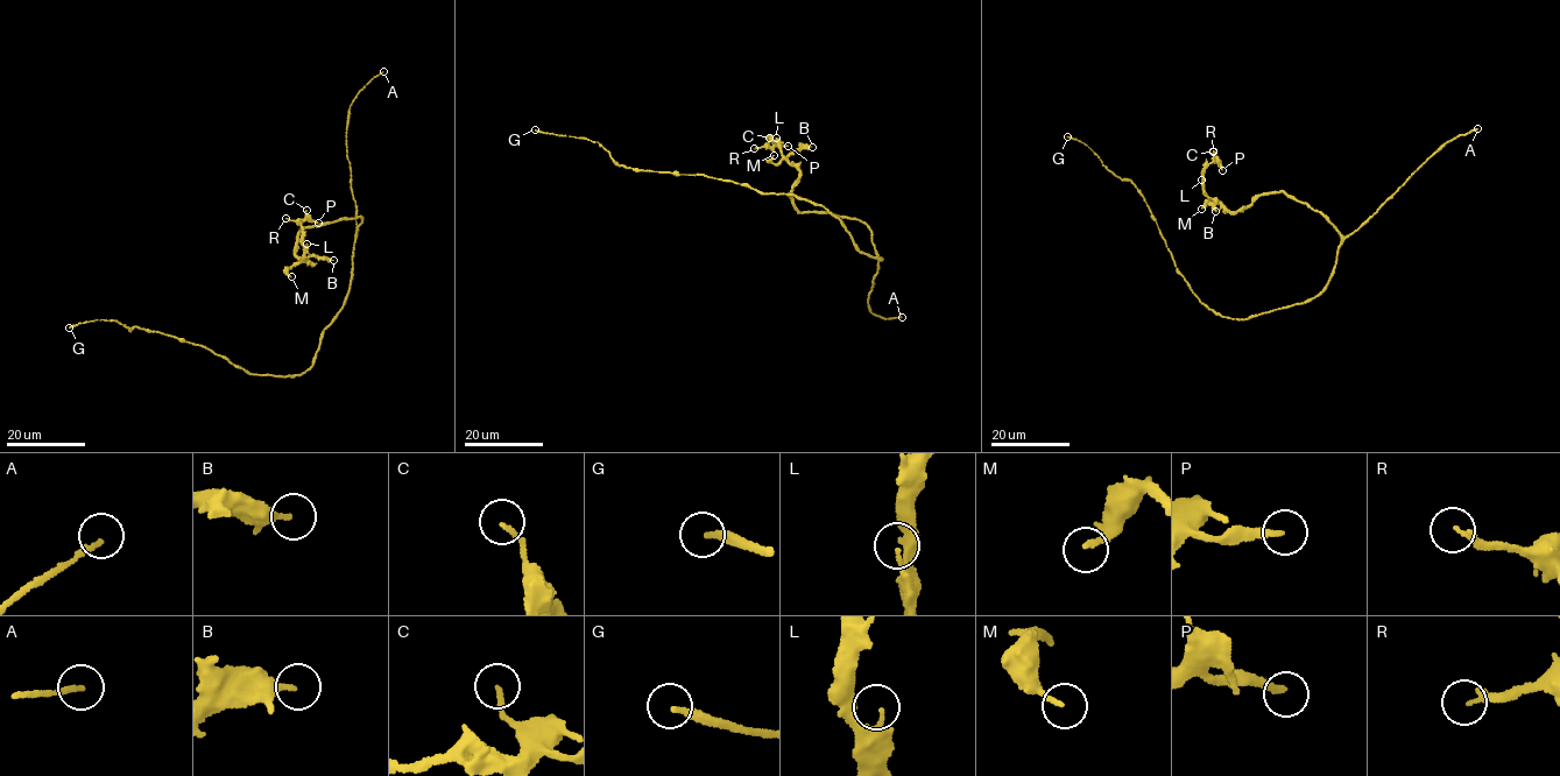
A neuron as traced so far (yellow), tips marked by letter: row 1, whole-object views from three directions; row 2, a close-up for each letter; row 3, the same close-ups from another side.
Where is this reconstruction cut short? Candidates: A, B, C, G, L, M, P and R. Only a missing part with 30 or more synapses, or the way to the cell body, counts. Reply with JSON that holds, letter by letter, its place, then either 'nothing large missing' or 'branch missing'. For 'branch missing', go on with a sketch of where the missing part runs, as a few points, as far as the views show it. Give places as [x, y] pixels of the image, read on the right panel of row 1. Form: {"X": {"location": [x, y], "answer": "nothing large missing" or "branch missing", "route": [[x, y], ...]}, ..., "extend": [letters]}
{"A": {"location": [1477, 128], "answer": "branch missing", "route": [[1477, 128], [1491, 142], [1482, 184], [1418, 237], [1329, 262], [1290, 231], [1266, 244], [1270, 263], [1318, 272]]}, "B": {"location": [1215, 211], "answer": "nothing large missing"}, "C": {"location": [1213, 150], "answer": "nothing large missing"}, "G": {"location": [1067, 136], "answer": "nothing large missing"}, "L": {"location": [1201, 180], "answer": "nothing large missing"}, "M": {"location": [1201, 209], "answer": "nothing large missing"}, "P": {"location": [1222, 170], "answer": "nothing large missing"}, "R": {"location": [1213, 152], "answer": "nothing large missing"}, "extend": ["A"]}

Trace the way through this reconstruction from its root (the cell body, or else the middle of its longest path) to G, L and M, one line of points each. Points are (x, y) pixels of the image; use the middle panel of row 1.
G: (854, 242), (821, 206), (792, 195), (761, 194), (705, 175), (634, 170), (597, 142), (535, 129)
L: (854, 242), (860, 251), (881, 260), (862, 221), (797, 209), (790, 196), (799, 171), (783, 155), (776, 138)
M: (854, 242), (881, 260), (862, 221), (797, 209), (790, 196), (799, 170), (784, 160), (775, 164), (774, 155)

